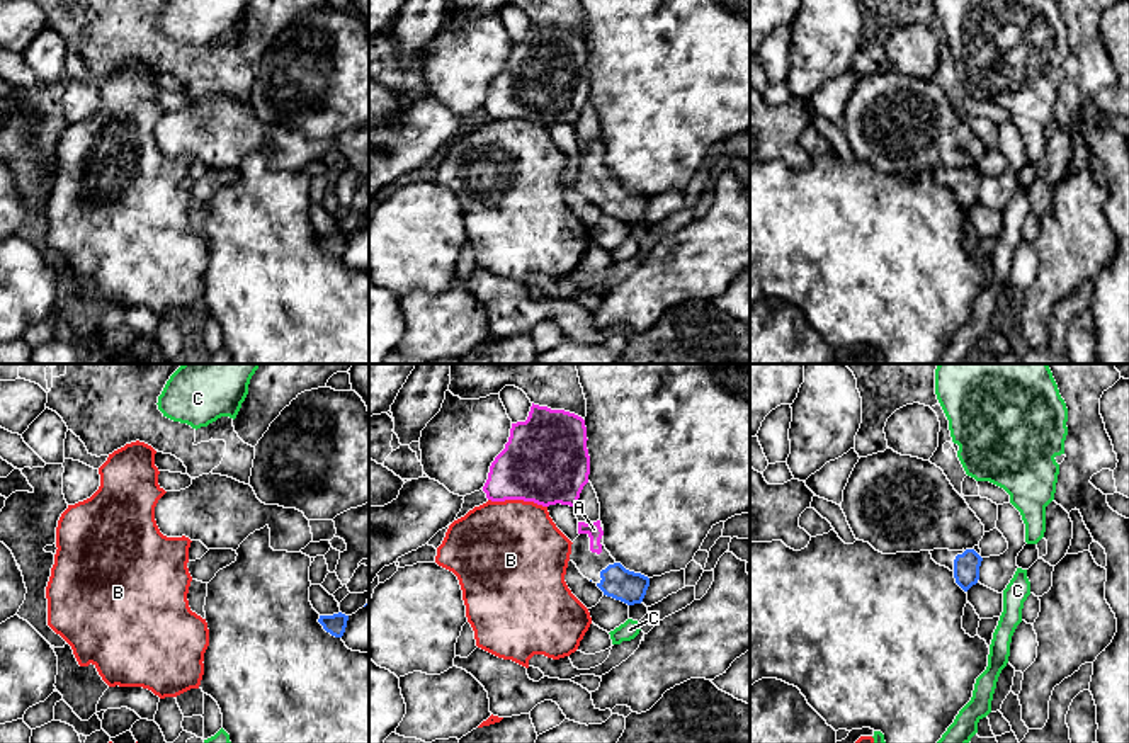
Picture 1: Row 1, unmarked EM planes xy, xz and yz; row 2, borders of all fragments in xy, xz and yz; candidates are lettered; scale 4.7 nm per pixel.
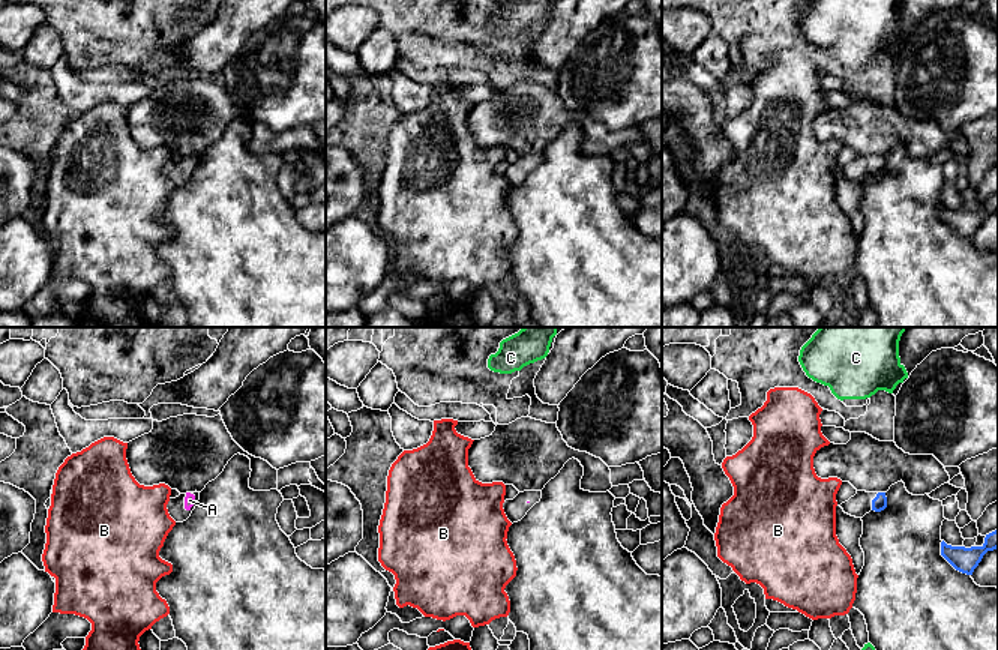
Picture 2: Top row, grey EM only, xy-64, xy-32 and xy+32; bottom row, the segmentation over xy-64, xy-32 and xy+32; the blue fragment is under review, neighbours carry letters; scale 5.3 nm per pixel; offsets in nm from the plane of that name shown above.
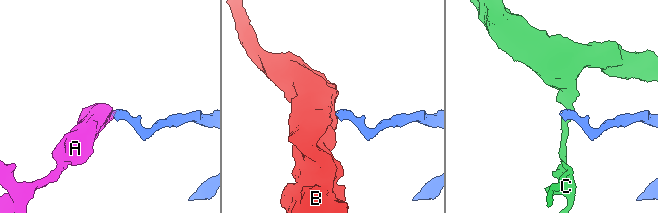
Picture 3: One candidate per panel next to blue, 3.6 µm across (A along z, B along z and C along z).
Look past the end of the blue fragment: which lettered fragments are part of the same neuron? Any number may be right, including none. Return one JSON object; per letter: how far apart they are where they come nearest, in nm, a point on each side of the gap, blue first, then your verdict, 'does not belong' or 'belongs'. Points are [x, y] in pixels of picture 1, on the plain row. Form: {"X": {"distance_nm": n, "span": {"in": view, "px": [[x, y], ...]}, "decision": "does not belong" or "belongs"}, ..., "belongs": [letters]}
{"A": {"distance_nm": 70, "span": {"in": "xz", "px": [[609, 184], [599, 172]]}, "decision": "belongs"}, "B": {"distance_nm": 110, "span": {"in": "xz", "px": [[590, 199], [570, 209]]}, "decision": "does not belong"}, "C": {"distance_nm": 70, "span": {"in": "xz", "px": [[628, 223], [628, 238]]}, "decision": "does not belong"}, "belongs": ["A"]}

